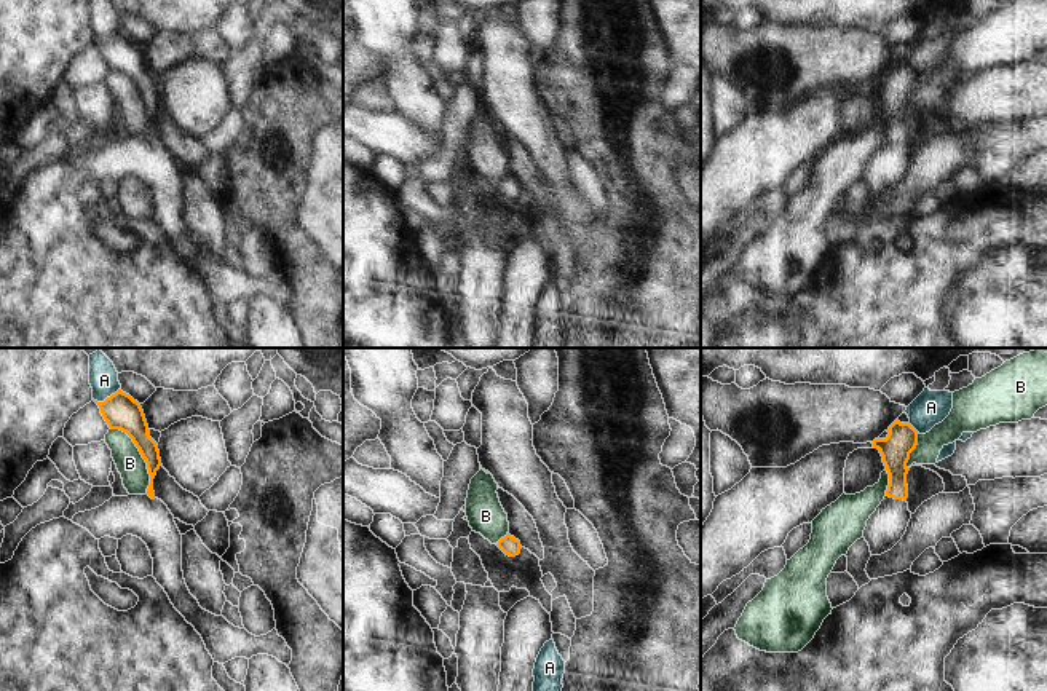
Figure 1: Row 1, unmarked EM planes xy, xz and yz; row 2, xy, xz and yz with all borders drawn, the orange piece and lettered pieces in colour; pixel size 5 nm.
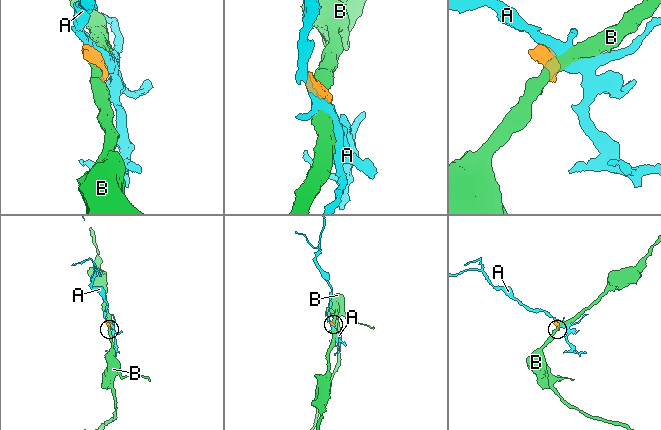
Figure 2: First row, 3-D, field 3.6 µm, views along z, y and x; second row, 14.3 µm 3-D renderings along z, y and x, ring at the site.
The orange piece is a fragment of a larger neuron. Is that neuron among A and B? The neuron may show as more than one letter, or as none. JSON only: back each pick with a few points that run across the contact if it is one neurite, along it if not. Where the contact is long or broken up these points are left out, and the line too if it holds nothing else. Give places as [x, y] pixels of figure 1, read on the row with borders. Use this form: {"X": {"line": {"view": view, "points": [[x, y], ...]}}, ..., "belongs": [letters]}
{"belongs": []}

